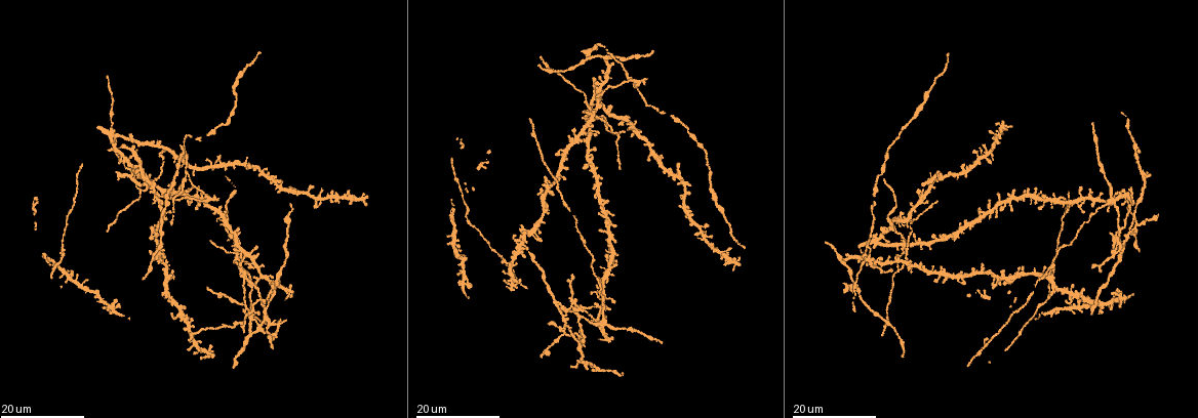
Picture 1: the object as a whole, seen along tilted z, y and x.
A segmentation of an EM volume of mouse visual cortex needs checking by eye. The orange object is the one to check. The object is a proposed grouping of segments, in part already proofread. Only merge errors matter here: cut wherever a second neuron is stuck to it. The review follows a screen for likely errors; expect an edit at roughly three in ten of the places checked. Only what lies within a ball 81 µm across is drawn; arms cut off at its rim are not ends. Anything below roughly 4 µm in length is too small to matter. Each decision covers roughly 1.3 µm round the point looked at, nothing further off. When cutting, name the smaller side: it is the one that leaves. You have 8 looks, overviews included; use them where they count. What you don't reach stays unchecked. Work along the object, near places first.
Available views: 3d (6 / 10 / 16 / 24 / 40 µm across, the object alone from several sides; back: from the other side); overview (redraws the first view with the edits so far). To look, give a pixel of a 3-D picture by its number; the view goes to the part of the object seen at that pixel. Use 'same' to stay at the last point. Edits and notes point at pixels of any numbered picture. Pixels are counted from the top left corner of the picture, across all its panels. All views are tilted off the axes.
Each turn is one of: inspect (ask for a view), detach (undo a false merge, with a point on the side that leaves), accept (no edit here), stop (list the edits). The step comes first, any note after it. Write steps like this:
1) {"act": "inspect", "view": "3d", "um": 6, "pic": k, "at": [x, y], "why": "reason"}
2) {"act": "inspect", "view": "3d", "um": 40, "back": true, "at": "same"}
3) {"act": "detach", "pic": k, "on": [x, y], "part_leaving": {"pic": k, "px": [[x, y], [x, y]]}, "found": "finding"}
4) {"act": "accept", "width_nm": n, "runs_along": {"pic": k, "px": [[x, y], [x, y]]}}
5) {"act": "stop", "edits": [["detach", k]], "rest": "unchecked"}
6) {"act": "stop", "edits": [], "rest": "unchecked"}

{"act": "inspect", "view": "3d", "um": 24, "pic": 1, "at": [1008, 277], "why": "looks like a crossing"}

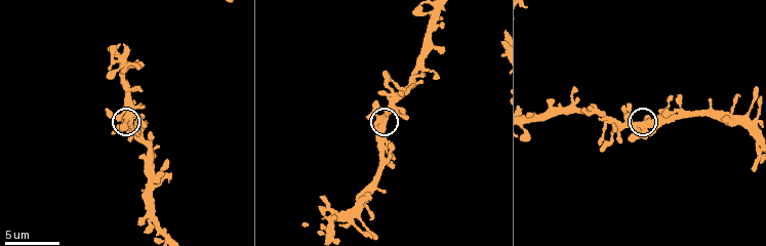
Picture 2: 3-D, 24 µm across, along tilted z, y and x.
{"act": "inspect", "view": "3d", "um": 6, "pic": 2, "at": [383, 125], "why": "zoom in"}

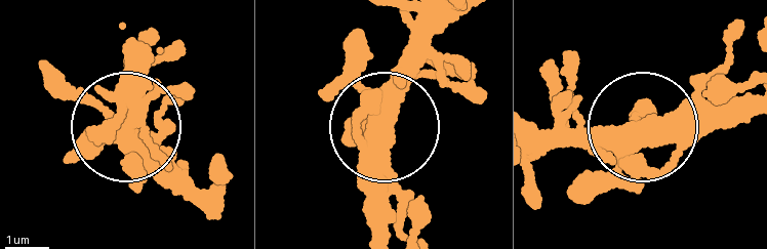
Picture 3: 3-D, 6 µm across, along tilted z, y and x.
{"act": "accept", "runs_along": {"pic": 3, "px": [[538, 125], [631, 132], [645, 102]]}, "found": "all the same neuron"}

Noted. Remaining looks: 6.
{"act": "inspect", "view": "3d", "um": 24, "pic": 1, "at": [990, 207], "why": "small branch off a trunk"}

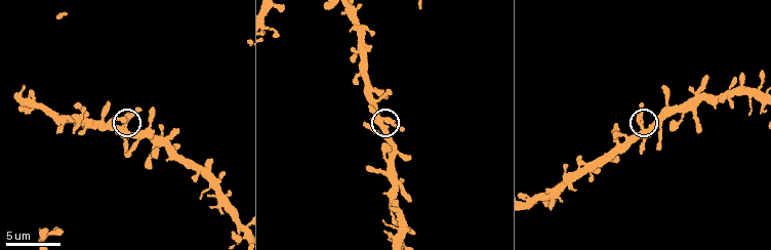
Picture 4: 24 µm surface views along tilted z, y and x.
{"act": "inspect", "view": "3d", "um": 6, "pic": 4, "at": [381, 117]}

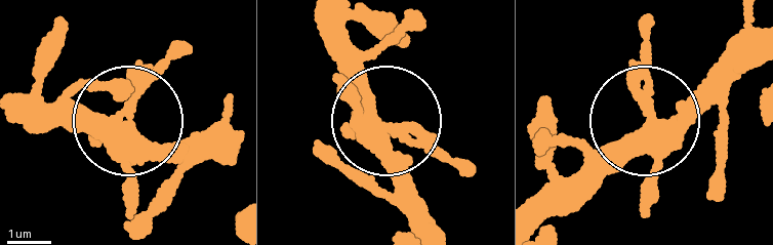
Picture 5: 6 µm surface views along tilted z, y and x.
{"act": "accept", "width_nm": 340, "found": "all the same neuron"}

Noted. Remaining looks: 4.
{"act": "inspect", "view": "3d", "um": 16, "pic": 1, "at": [902, 259], "why": "looks like a crossing"}

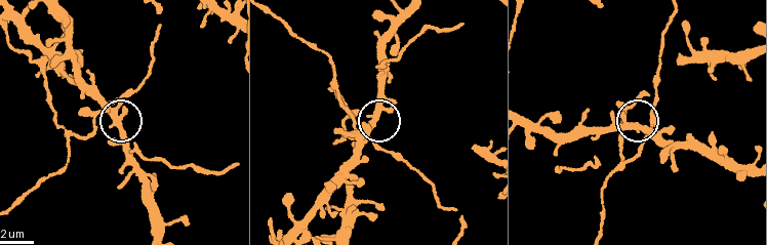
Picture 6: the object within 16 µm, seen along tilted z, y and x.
{"act": "inspect", "view": "3d", "um": 10, "pic": 6, "at": [120, 125], "why": "zoom in"}

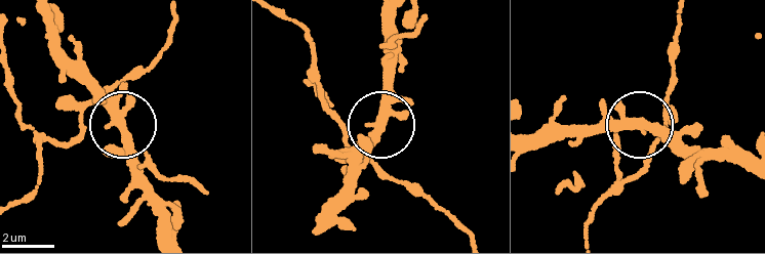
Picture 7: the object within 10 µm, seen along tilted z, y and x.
{"act": "accept", "width_nm": 280, "found": "one neuron here"}

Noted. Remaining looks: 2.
{"act": "inspect", "view": "3d", "um": 24, "pic": 1, "at": [1116, 202], "why": "four or more arms meet"}

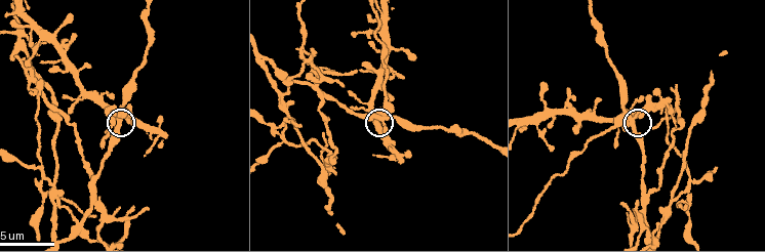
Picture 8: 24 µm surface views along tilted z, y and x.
{"act": "inspect", "view": "3d", "um": 10, "pic": 8, "at": [381, 121]}

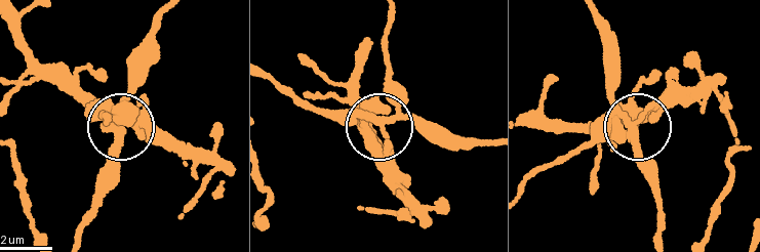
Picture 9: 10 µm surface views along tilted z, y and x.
{"act": "detach", "pic": 9, "on": [131, 77], "part_leaving": {"pic": 9, "px": [[387, 122], [378, 115], [312, 104], [267, 73]]}, "found": "two neurons meet here"}

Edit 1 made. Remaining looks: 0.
{"act": "stop", "edits": [["detach", 9]], "rest": "unchecked"}

